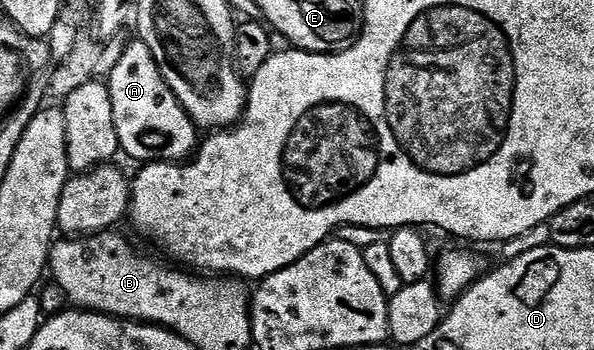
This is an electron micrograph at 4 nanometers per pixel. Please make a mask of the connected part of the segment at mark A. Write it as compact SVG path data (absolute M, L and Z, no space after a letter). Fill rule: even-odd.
M140 41L129 43L122 55L115 58L115 69L107 76L107 86L111 93L111 113L115 113L115 133L119 137L119 148L133 159L138 159L138 164L146 163L179 163L188 160L198 146L199 128L183 105L175 97L171 85L163 77L155 57L151 57L151 49Z

